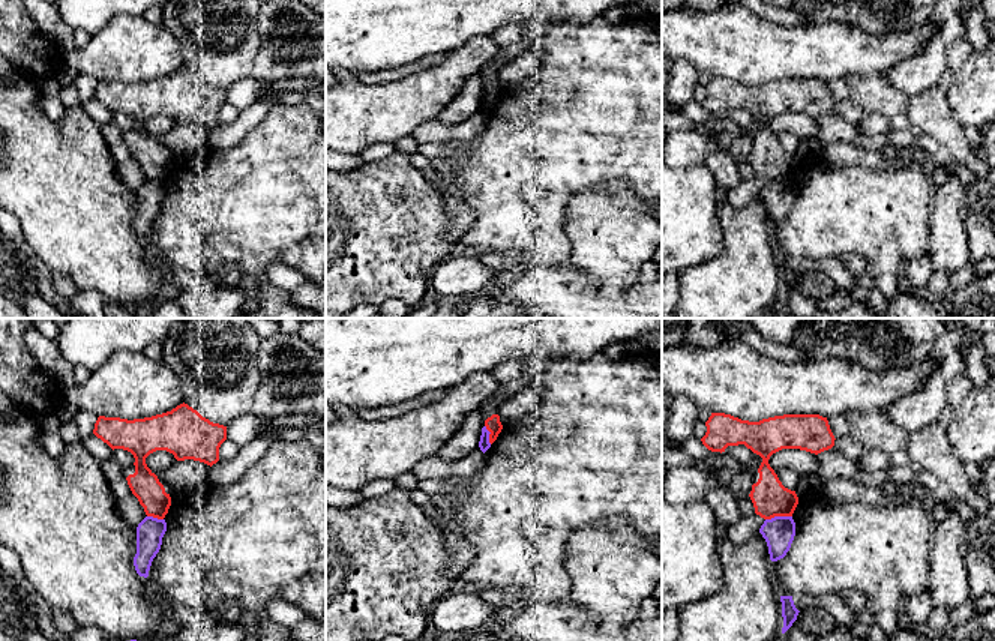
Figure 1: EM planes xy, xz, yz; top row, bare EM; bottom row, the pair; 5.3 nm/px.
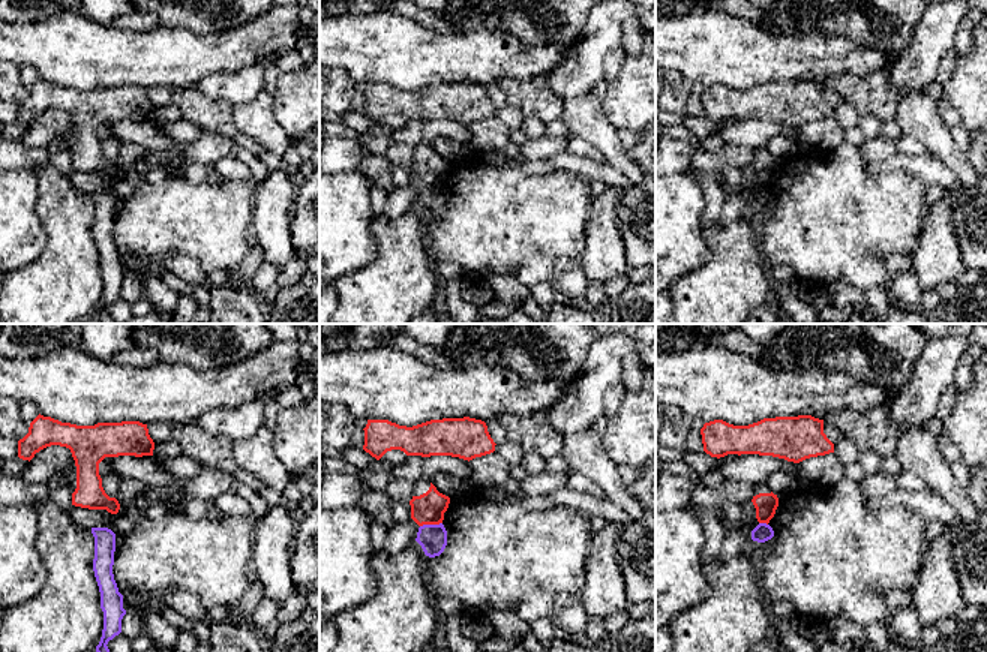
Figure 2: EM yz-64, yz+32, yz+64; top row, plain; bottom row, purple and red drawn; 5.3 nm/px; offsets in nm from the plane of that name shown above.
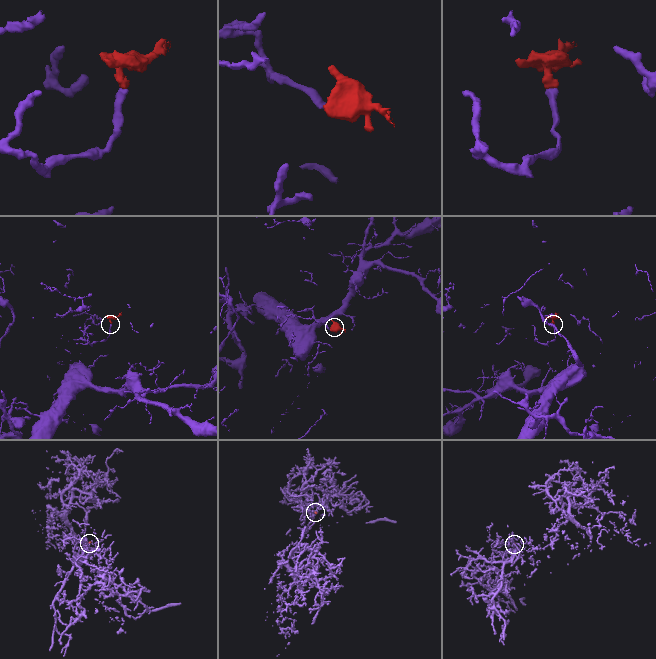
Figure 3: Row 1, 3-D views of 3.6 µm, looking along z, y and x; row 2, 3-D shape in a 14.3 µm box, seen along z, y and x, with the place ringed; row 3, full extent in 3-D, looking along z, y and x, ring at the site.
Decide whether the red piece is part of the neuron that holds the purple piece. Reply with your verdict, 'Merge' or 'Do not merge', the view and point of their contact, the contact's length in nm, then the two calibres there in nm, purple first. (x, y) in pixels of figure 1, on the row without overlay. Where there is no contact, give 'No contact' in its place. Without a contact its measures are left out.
Do not merge. Touches purple at yz (778, 180). Shared border 150 nm. Thickness 170 nm (purple) against 200 nm

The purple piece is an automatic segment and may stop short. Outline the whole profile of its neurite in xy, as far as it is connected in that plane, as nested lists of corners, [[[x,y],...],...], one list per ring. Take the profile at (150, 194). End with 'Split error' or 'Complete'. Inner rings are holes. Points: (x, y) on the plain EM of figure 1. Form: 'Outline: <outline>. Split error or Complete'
Outline: [[[146,180],[137,191],[137,218],[134,230],[140,240],[147,242],[153,222],[161,213],[167,195],[165,183]]]. Complete

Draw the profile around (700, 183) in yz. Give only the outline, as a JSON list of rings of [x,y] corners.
[[[662,164],[662,275],[698,266],[722,249],[716,218],[716,180],[705,164],[669,168]]]

